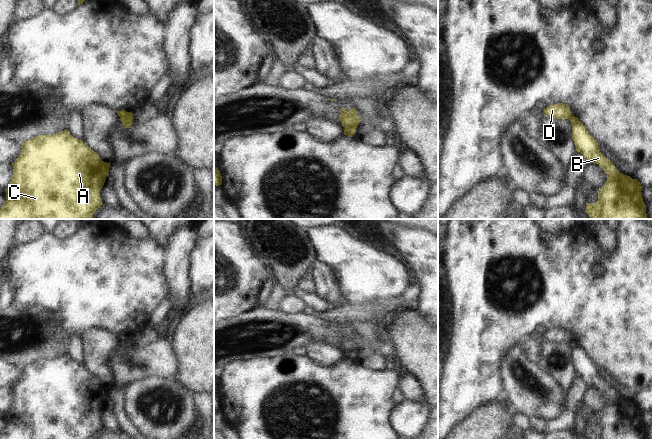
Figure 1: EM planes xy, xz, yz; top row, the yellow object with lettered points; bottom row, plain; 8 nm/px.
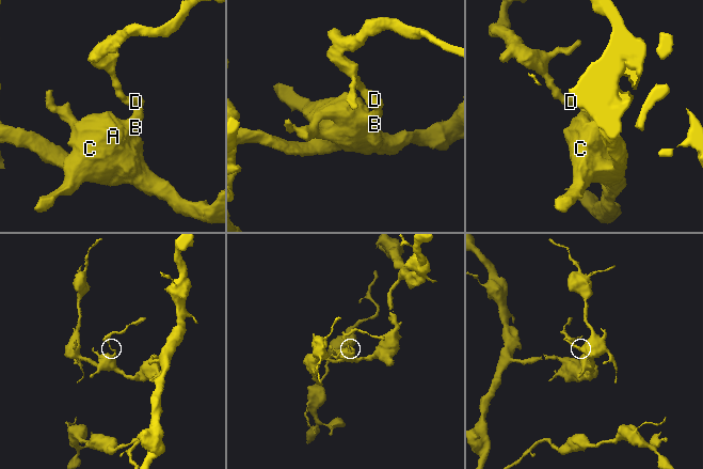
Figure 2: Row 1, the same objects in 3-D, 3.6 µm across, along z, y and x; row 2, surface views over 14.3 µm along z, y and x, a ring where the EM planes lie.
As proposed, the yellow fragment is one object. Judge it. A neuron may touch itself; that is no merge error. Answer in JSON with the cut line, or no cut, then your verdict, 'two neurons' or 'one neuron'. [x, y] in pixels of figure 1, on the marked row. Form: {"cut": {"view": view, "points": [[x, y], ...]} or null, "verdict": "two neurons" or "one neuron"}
{"cut": {"view": "xy", "points": [[120, 117], [132, 118]]}, "verdict": "two neurons"}

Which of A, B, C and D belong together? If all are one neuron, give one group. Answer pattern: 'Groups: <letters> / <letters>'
Groups: A B C / D

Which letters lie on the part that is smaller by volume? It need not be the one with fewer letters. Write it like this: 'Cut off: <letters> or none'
Cut off: D

